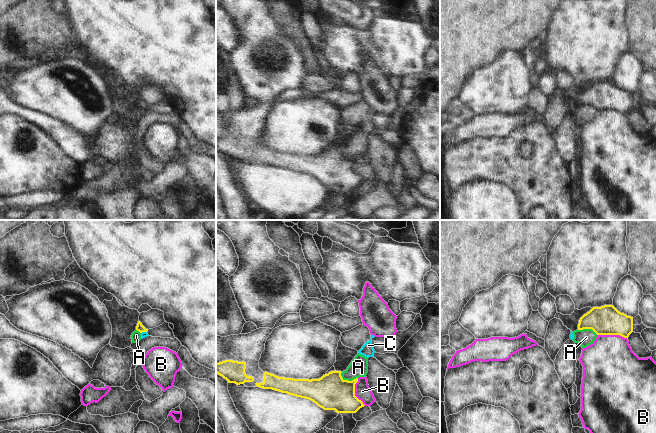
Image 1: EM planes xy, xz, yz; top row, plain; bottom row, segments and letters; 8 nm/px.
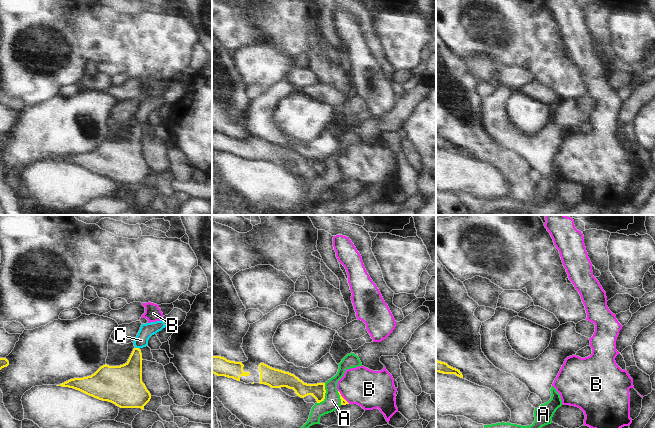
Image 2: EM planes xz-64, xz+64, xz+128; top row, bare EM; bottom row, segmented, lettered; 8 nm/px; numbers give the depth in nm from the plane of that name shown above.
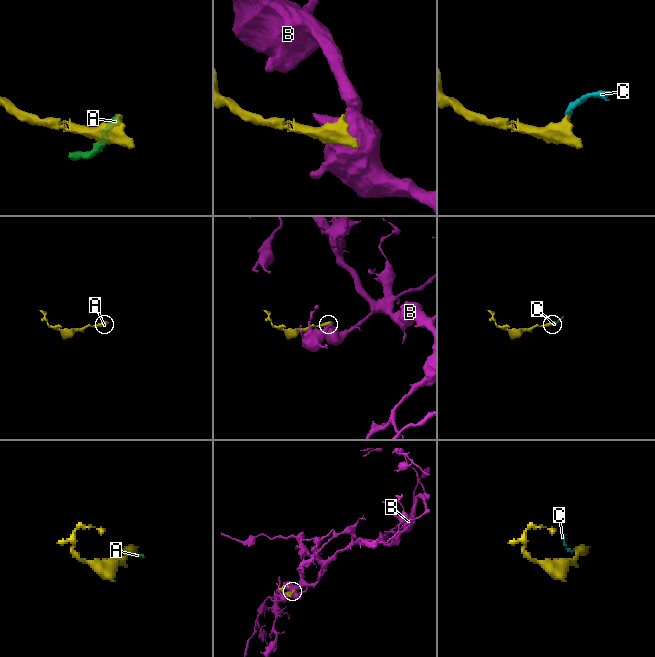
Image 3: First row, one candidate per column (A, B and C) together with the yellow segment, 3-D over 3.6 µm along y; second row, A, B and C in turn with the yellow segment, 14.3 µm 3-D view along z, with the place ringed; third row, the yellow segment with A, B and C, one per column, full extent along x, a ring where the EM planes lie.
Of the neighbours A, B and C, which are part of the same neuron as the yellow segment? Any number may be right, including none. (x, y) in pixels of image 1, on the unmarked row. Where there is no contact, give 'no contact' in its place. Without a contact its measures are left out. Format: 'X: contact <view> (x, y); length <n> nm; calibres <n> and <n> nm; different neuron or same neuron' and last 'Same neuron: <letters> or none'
A: contact xz (347, 156); length 150 nm; calibres 280 and 150 nm; different neuron
B: contact yz (612, 110); length 260 nm; calibres 240 and 440 nm; different neuron
C: contact xy (144, 107); length 60 nm; calibres 60 and 50 nm; different neuron
Same neuron: none

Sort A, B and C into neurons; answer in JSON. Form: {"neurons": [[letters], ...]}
{"neurons": [["A", "C"], ["B"]]}

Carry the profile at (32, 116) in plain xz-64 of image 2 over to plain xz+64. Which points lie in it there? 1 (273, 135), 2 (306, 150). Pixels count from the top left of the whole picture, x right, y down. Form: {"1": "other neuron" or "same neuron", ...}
{"1": "other neuron", "2": "other neuron"}

